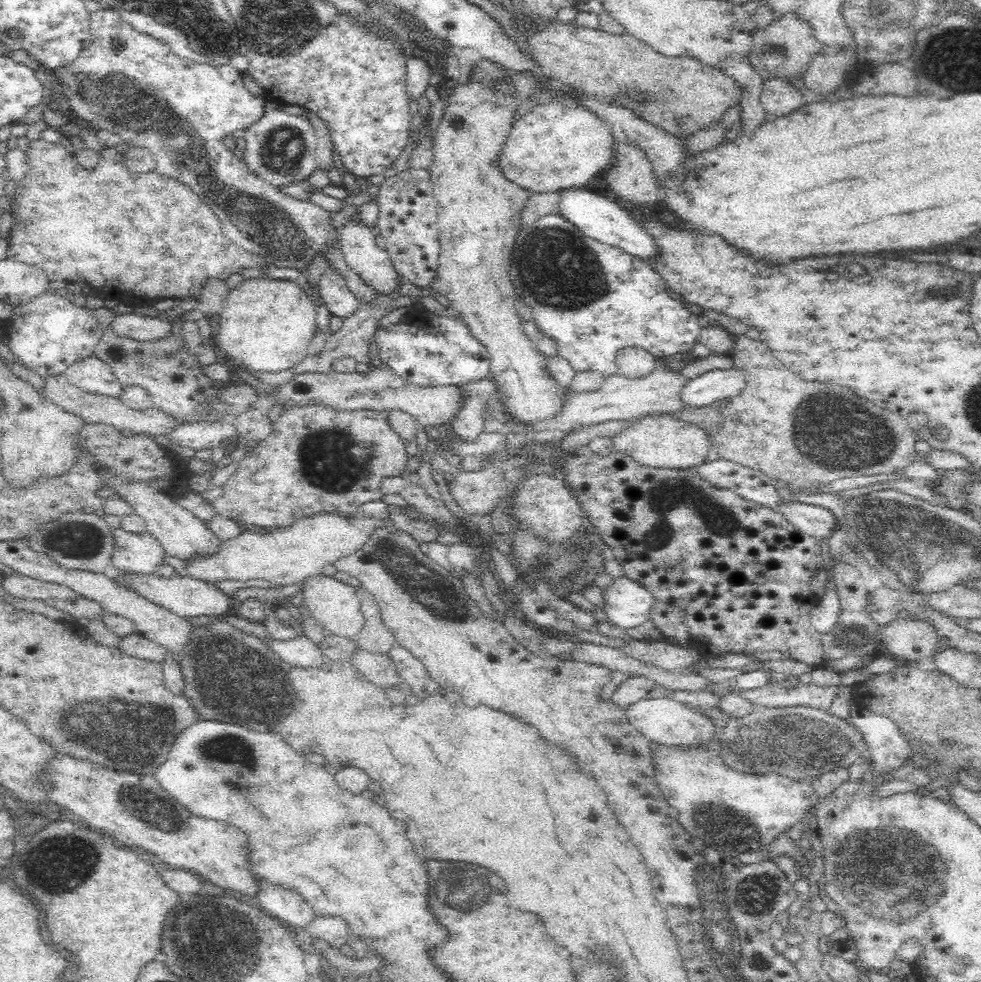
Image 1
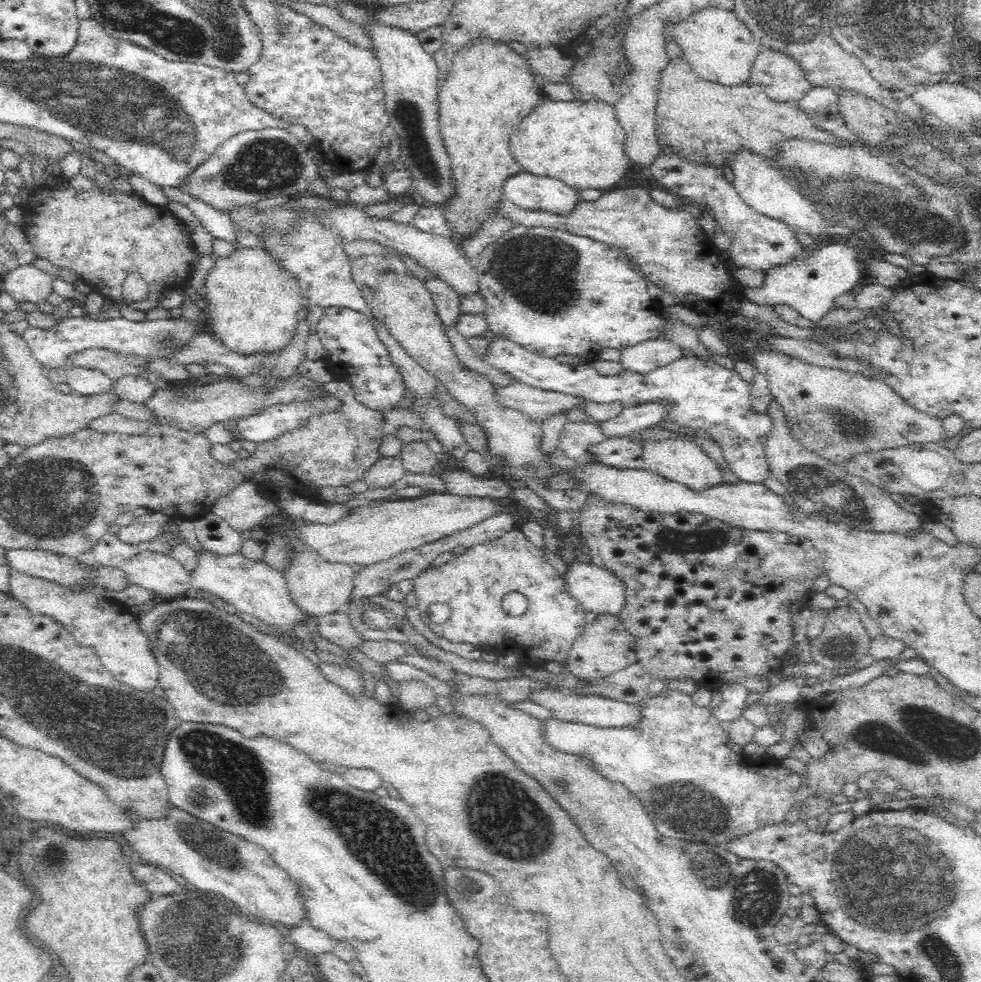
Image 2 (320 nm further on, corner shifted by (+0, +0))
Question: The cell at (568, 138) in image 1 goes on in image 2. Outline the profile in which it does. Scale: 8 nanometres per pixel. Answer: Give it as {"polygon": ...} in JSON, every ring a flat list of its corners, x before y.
{"polygon":[[598,100,539,102,511,134,509,151,522,171,534,177,551,177,567,184,573,190,608,189,627,174,631,167,625,155,625,132,616,122,613,105]]}

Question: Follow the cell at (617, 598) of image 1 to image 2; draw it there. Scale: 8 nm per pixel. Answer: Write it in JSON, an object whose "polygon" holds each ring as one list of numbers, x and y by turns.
{"polygon":[[573,561,567,564,563,580,566,590,580,602,585,612,619,618,626,606,624,581,608,569]]}

